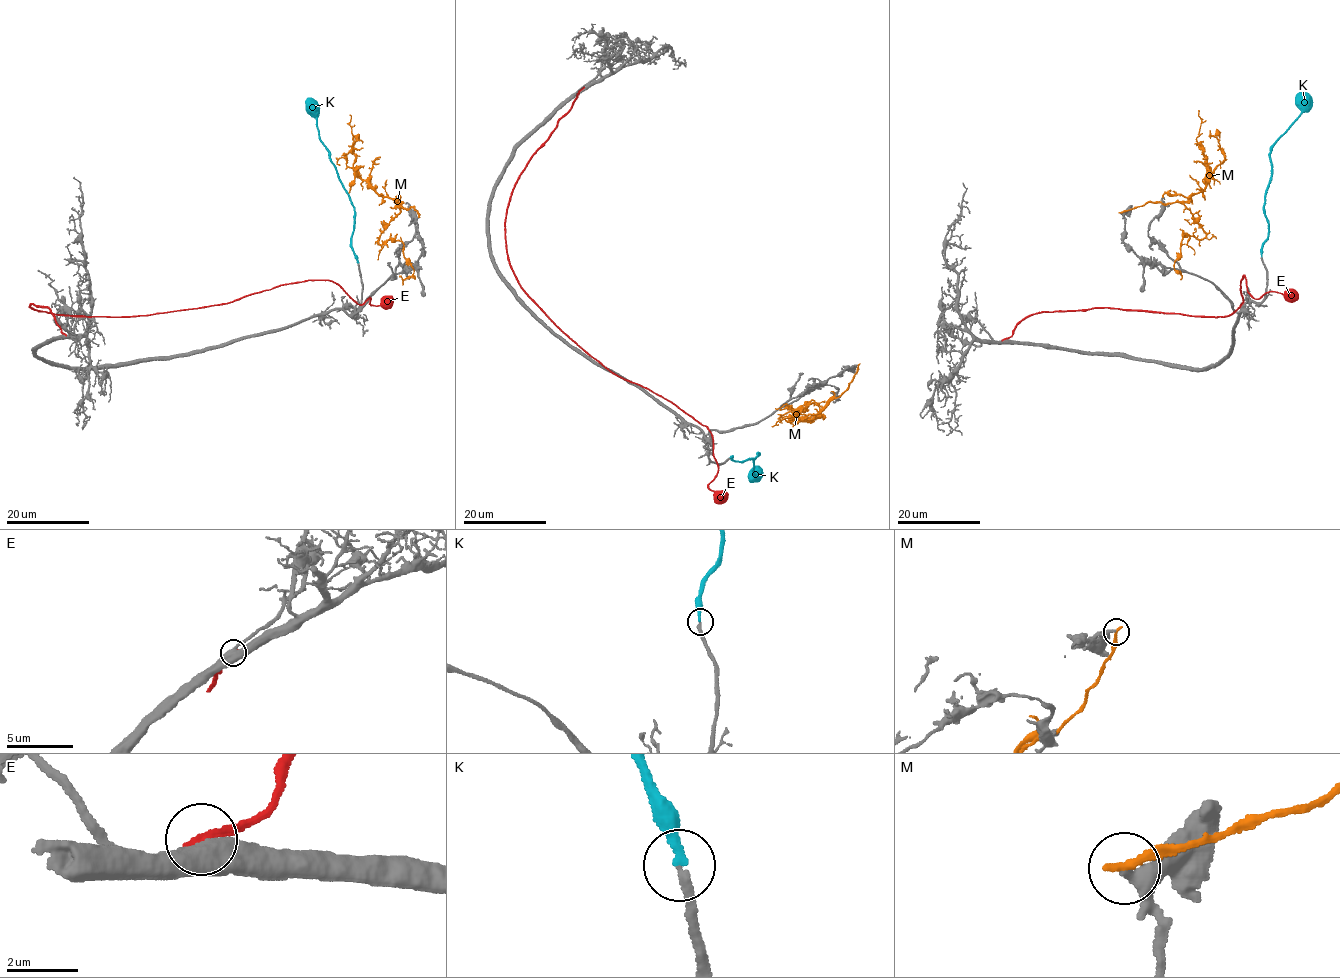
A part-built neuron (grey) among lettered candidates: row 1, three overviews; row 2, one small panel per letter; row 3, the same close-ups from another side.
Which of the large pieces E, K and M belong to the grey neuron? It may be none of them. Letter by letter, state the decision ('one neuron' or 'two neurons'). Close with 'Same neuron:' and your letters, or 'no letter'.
E: two neurons
K: one neuron
M: two neurons
Same neuron: K

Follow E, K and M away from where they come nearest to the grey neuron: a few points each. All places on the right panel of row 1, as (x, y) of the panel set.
E: (1003, 339), (1053, 311), (1228, 316), (1243, 301), (1242, 275), (1255, 299), (1272, 291), (1289, 298), (1292, 290)
K: (1262, 256), (1263, 243), (1268, 235), (1264, 203), (1271, 175), (1271, 148), (1301, 113), (1300, 92)
M: (1120, 212), (1148, 202), (1180, 202), (1189, 209), (1205, 236), (1183, 236), (1174, 262), (1178, 271)

